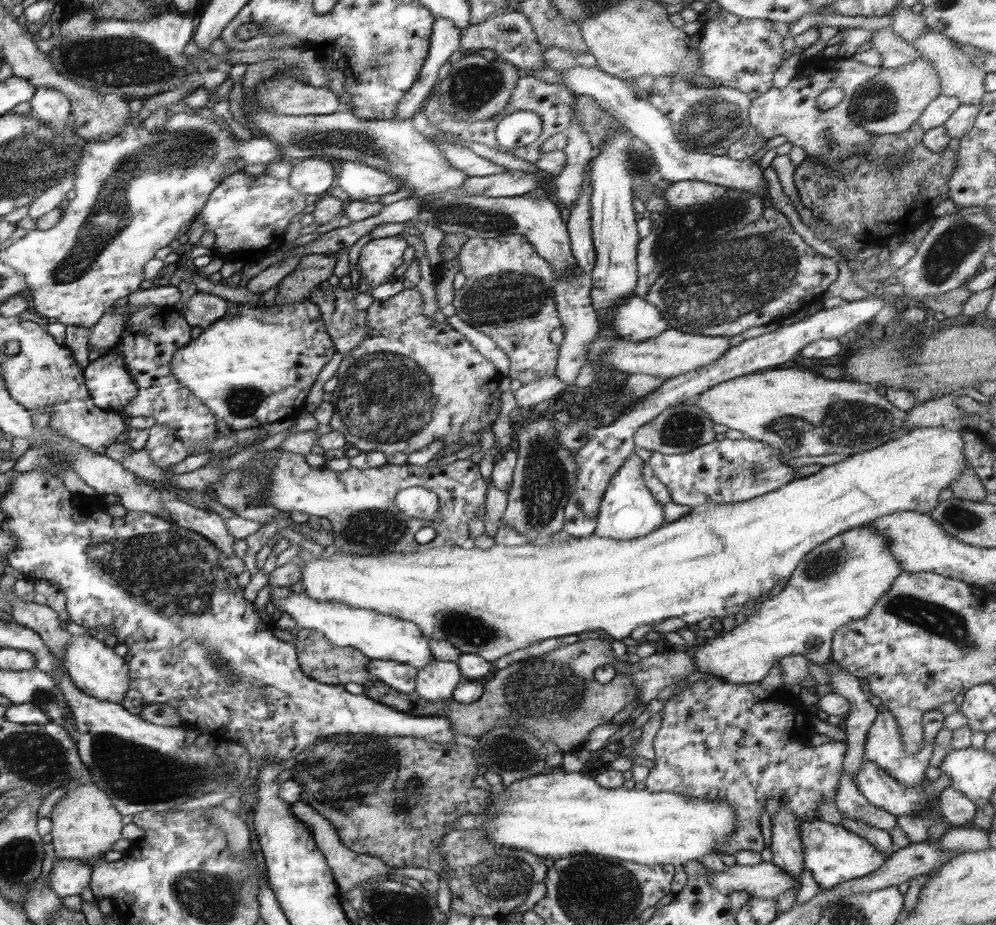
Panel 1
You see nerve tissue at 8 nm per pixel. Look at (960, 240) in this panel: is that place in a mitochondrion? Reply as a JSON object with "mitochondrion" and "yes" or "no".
{"mitochondrion":"yes"}

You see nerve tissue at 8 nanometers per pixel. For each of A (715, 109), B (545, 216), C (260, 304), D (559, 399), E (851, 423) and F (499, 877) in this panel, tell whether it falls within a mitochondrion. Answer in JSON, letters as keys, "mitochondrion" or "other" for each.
{"A":"mitochondrion","B":"other","C":"other","D":"other","E":"mitochondrion","F":"mitochondrion"}

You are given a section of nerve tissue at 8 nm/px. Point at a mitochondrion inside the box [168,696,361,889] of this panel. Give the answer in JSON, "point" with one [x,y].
{"point":[316,784]}

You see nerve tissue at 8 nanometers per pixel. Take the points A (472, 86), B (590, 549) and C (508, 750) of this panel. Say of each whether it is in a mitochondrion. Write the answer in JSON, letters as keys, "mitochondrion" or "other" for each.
{"A":"mitochondrion","B":"other","C":"mitochondrion"}

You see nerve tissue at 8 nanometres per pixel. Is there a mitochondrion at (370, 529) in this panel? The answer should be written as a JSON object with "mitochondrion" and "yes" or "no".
{"mitochondrion":"yes"}

